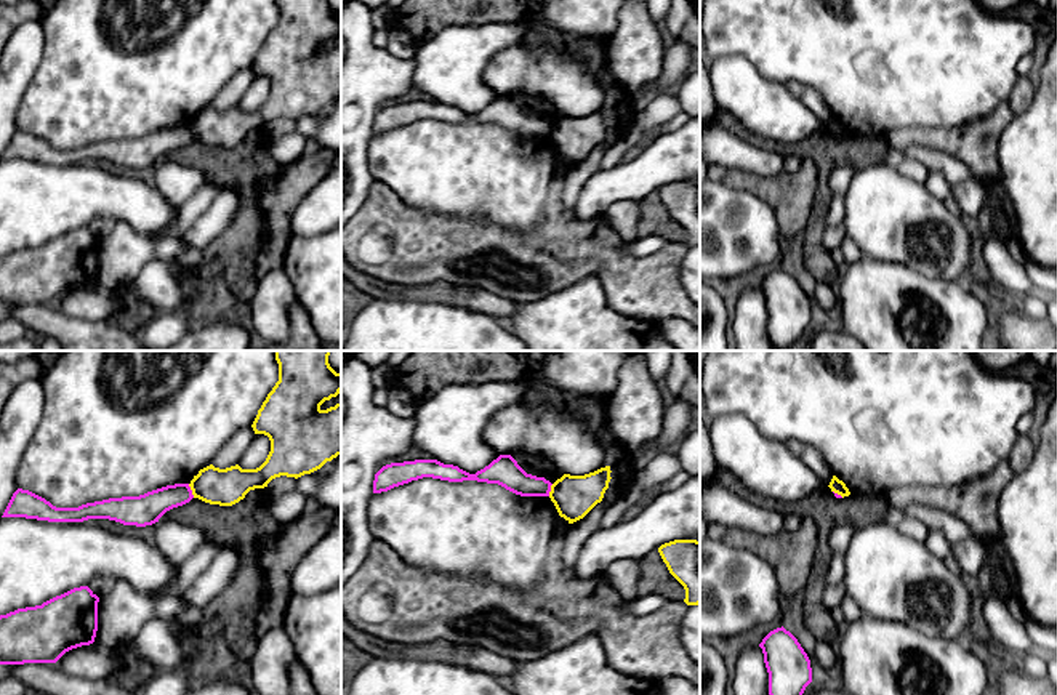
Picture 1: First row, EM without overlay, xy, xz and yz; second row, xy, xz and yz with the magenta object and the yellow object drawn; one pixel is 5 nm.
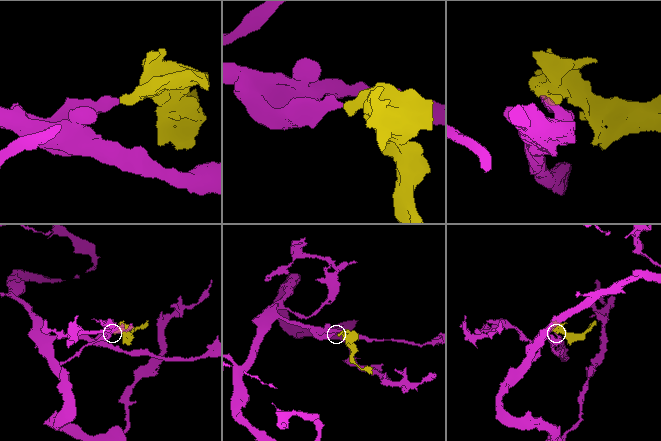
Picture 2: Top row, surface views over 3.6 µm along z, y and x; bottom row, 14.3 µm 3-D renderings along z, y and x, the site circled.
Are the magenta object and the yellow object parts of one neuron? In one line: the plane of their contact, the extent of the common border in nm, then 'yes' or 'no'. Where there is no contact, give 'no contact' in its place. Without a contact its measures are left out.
meets magenta in xy; contact 80 nm long; no

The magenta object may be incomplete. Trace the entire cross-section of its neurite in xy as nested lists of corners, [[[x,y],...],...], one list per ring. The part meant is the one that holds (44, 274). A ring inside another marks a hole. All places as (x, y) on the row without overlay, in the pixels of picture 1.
[[[80,227],[42,247],[0,256],[0,306],[56,304],[66,293],[93,285],[98,243],[99,239],[88,227]]]

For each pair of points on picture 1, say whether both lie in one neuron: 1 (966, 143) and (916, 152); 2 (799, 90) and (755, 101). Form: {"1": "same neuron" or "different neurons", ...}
{"1": "different neurons", "2": "different neurons"}

